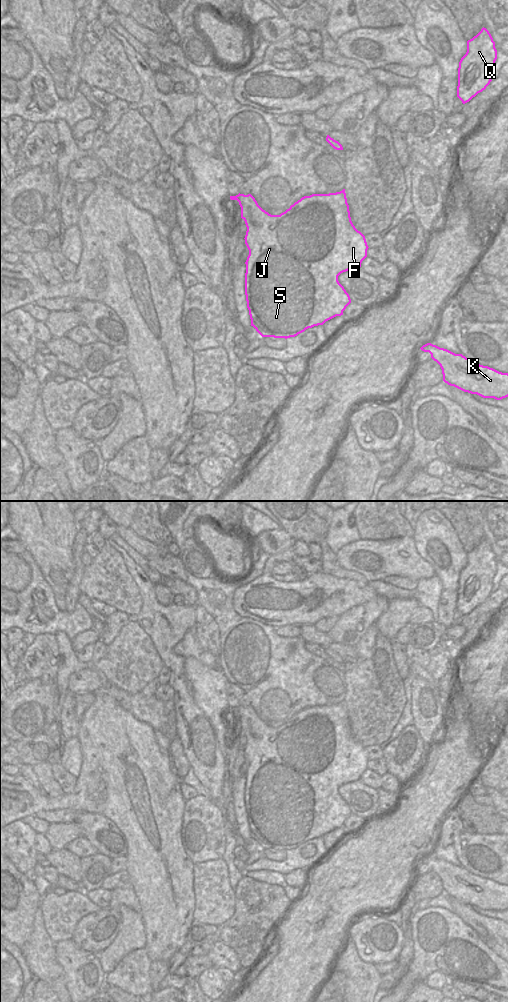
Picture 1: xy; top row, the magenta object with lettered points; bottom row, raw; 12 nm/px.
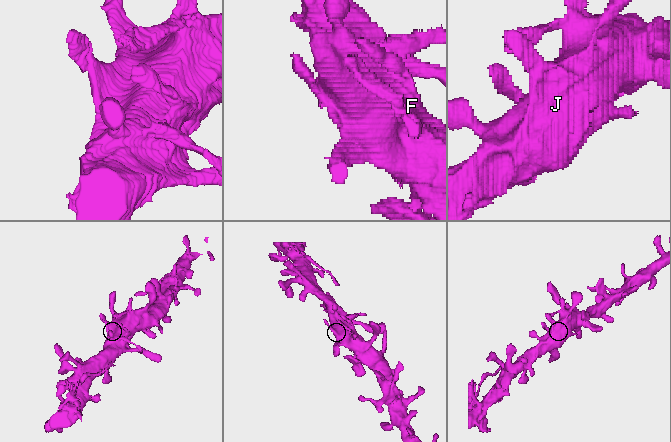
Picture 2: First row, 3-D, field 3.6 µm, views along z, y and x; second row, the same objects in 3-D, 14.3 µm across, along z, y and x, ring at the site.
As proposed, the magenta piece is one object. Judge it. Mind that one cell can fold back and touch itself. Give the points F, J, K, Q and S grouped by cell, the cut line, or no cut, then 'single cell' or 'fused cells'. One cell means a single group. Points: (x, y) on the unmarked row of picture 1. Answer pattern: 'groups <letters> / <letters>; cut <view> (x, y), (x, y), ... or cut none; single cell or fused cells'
groups F J K Q S; cut none; single cell

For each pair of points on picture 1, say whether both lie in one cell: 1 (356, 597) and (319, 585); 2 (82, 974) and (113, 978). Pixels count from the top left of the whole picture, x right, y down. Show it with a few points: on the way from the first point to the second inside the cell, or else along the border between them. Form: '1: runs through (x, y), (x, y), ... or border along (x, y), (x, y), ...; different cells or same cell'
1: runs through (347, 595), (335, 595), (332, 592), (328, 592); same cell
2: border along (105, 974), (106, 984); different cells

